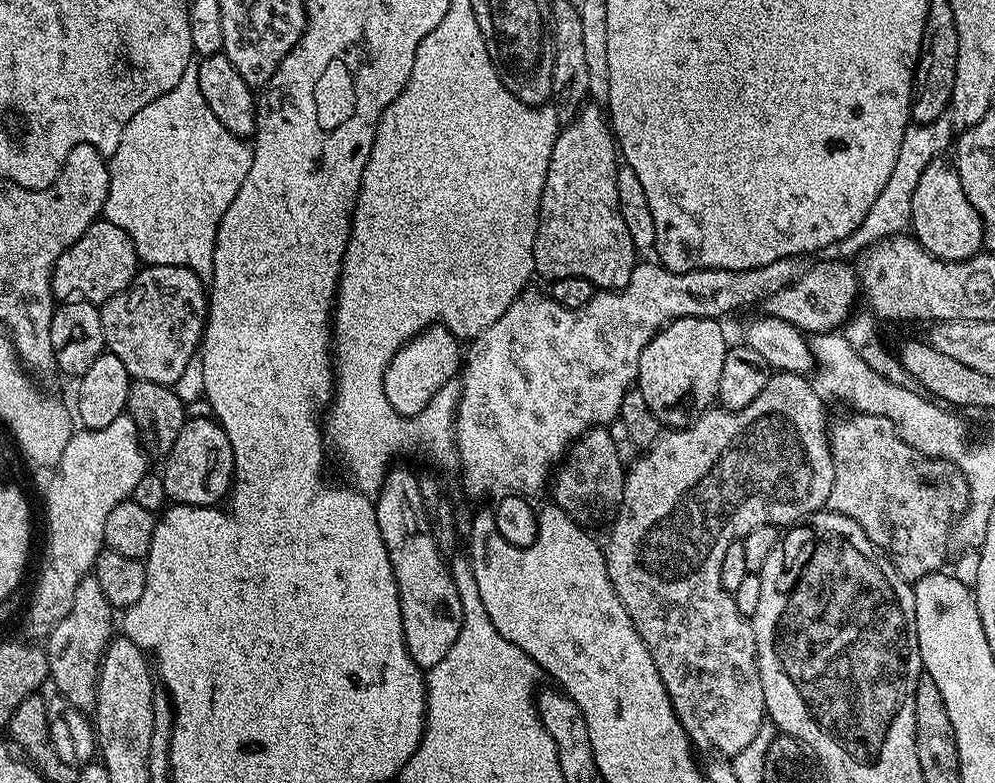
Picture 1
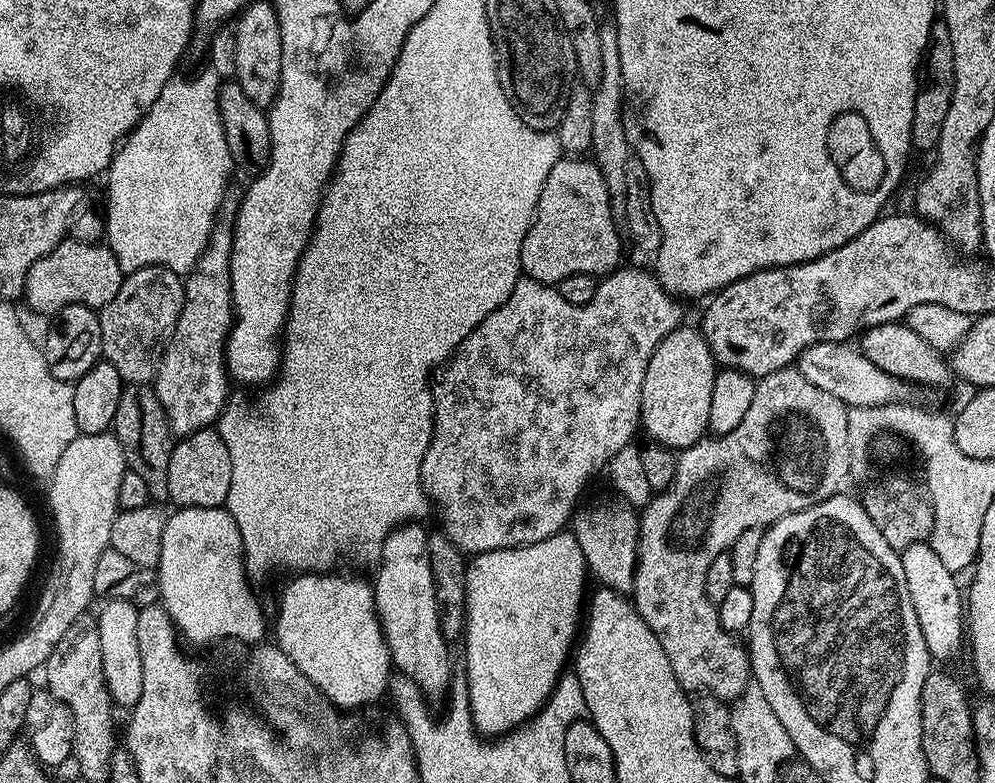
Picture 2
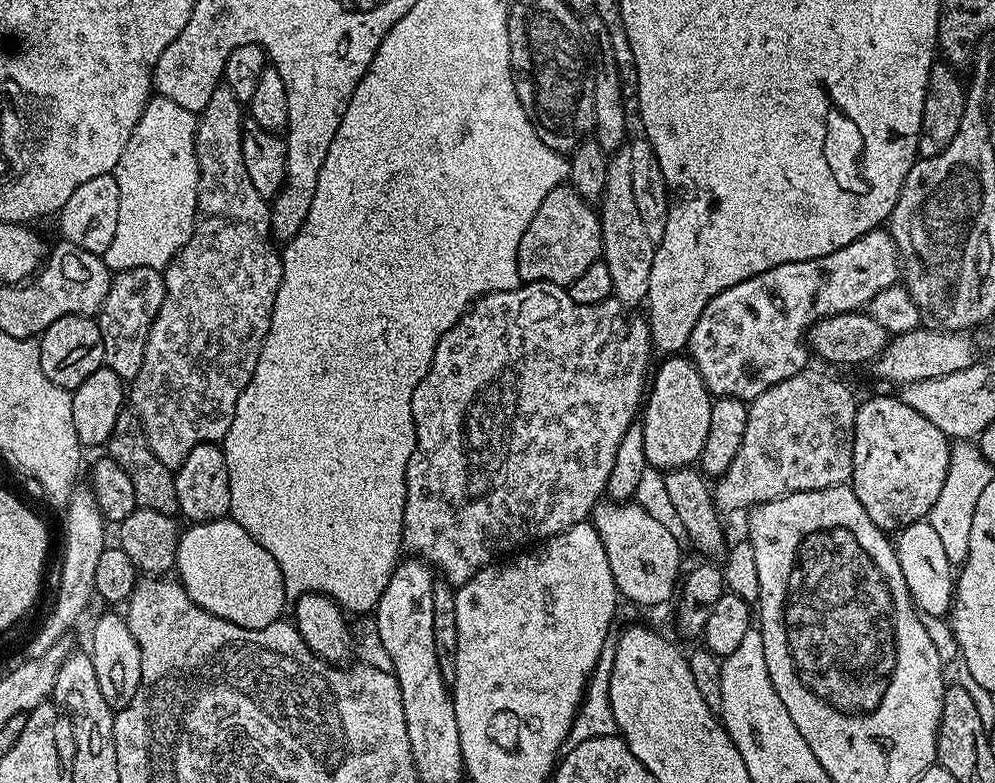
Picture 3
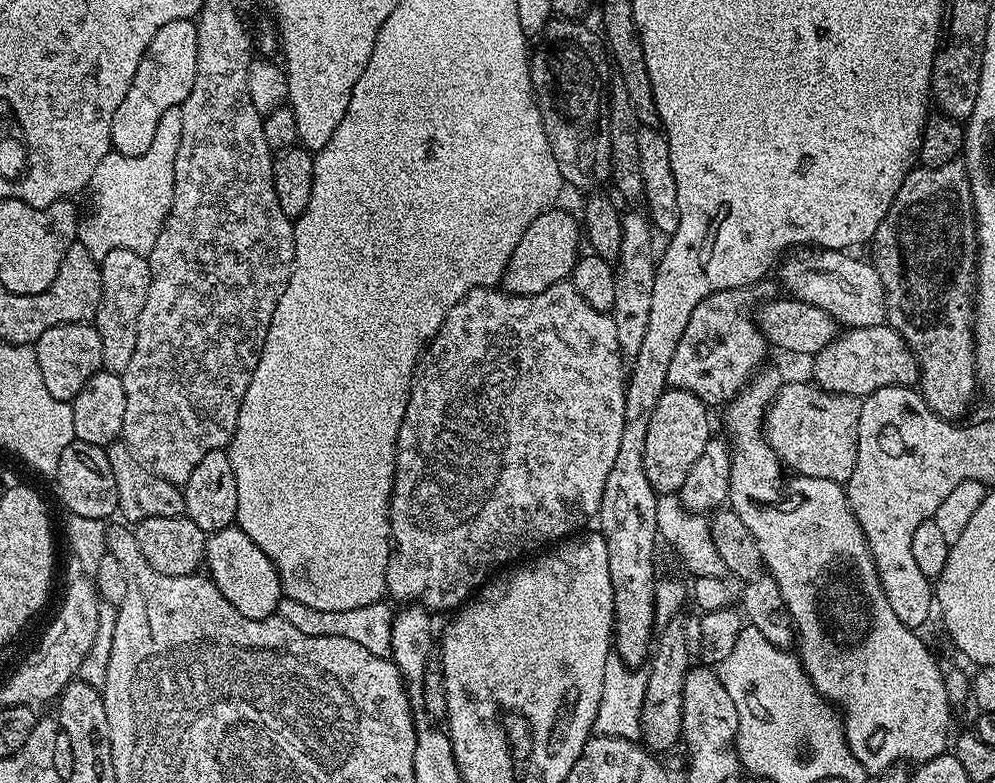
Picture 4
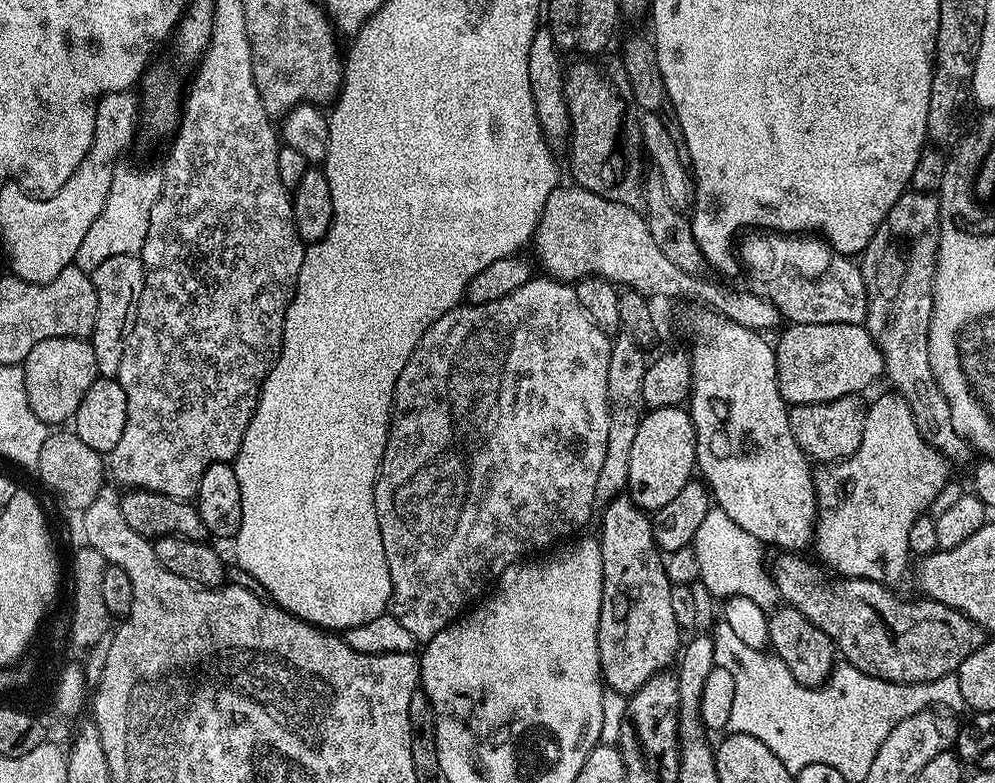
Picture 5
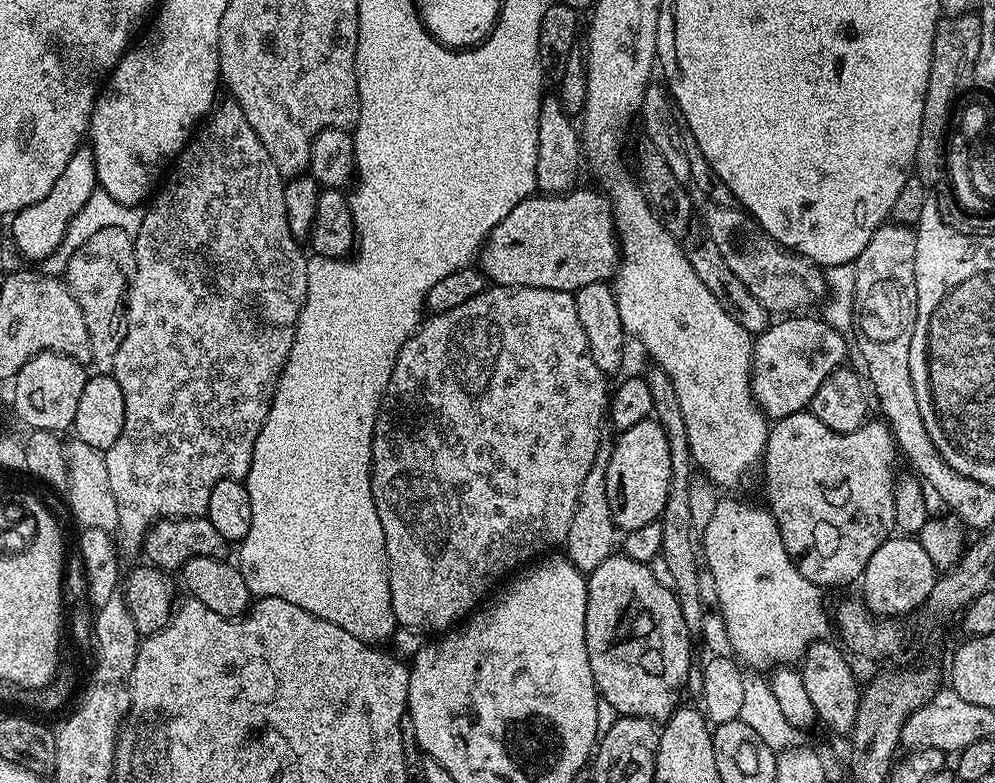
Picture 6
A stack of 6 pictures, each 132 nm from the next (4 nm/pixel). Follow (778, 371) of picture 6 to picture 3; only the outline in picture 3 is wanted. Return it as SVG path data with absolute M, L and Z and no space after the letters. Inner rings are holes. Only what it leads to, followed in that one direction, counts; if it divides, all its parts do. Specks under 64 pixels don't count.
M921 326L914 330L902 334L901 336L892 336L888 345L882 350L880 359L875 361L876 376L880 380L889 380L895 386L913 384L922 382L926 378L942 378L946 374L954 374L954 370L966 370L968 366L976 363L978 353L976 353L976 344L971 340L968 332L949 332L947 330L932 330L936 332L927 332L927 327Z

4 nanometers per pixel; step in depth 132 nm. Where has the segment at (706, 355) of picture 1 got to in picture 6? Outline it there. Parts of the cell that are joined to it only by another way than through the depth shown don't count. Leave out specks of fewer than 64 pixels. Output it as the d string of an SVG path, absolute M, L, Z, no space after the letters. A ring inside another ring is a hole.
M655 418L638 422L638 426L623 429L617 436L620 437L614 440L610 462L606 466L606 494L614 502L612 519L616 521L617 529L621 533L626 533L630 530L638 530L638 526L657 523L661 519L670 492L670 445L666 430Z

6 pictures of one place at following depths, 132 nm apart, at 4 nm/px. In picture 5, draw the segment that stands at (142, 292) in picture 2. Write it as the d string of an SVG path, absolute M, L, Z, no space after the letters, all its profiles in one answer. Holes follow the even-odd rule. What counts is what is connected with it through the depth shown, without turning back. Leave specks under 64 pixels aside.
M118 254L114 258L106 258L106 262L102 262L102 266L95 268L90 275L98 298L98 318L90 339L98 358L100 376L115 378L118 366L122 366L124 338L136 321L136 307L144 289L144 263L140 261L139 255Z

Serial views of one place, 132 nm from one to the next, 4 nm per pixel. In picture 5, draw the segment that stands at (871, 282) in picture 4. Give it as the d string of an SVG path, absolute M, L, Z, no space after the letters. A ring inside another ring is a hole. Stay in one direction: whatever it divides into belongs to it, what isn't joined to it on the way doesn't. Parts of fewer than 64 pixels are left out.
M748 234L739 241L738 259L743 275L748 275L747 291L774 302L785 321L864 324L868 319L868 295L861 265L853 257L832 251L819 235Z

